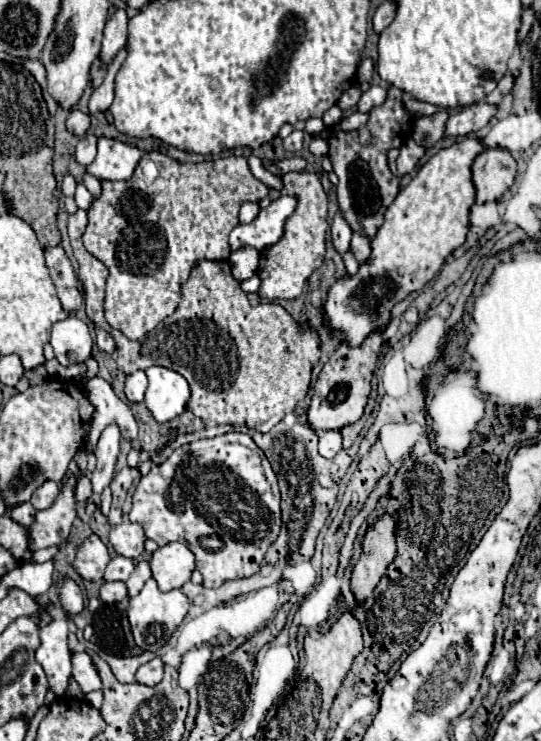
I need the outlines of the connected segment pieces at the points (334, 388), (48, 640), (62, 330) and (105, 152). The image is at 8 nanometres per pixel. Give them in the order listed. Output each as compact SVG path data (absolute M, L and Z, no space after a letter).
M376 331L376 333L370 333L360 347L350 347L348 343L342 343L332 353L332 357L328 359L328 363L318 375L312 403L308 409L308 423L314 429L324 429L324 431L342 429L350 423L356 423L362 417L366 401L372 391L372 377L374 377L382 347L384 347L384 333Z
M56 617L50 625L40 629L40 647L36 649L36 661L46 673L50 691L56 695L56 699L62 699L72 673L68 621L64 617Z
M70 315L64 321L58 321L52 327L50 343L54 347L56 359L62 365L74 365L82 363L90 357L92 351L92 337L88 331L88 325L74 315Z
M100 137L98 139L98 155L92 165L86 167L86 173L94 175L100 181L116 181L130 179L134 167L138 165L144 153L138 147Z

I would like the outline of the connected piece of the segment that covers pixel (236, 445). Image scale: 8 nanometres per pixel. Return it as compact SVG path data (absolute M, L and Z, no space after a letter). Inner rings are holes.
M226 433L214 439L200 439L178 447L164 463L154 465L138 483L132 495L130 521L140 523L146 537L160 547L172 541L186 543L196 555L196 569L204 575L204 587L220 587L228 579L250 577L260 569L266 549L280 533L280 489L278 477L264 451L248 433Z

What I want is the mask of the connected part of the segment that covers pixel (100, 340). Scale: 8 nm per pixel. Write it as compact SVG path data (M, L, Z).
M96 327L96 345L100 351L106 351L106 353L112 353L116 349L114 339L106 331L102 331L100 327Z

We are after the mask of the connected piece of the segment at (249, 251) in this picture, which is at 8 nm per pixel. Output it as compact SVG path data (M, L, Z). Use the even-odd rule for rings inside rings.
M242 247L242 249L234 251L234 253L230 255L232 275L234 275L238 281L244 281L244 279L254 277L254 273L256 273L256 269L258 269L258 259L260 259L260 253L258 253L254 247Z

